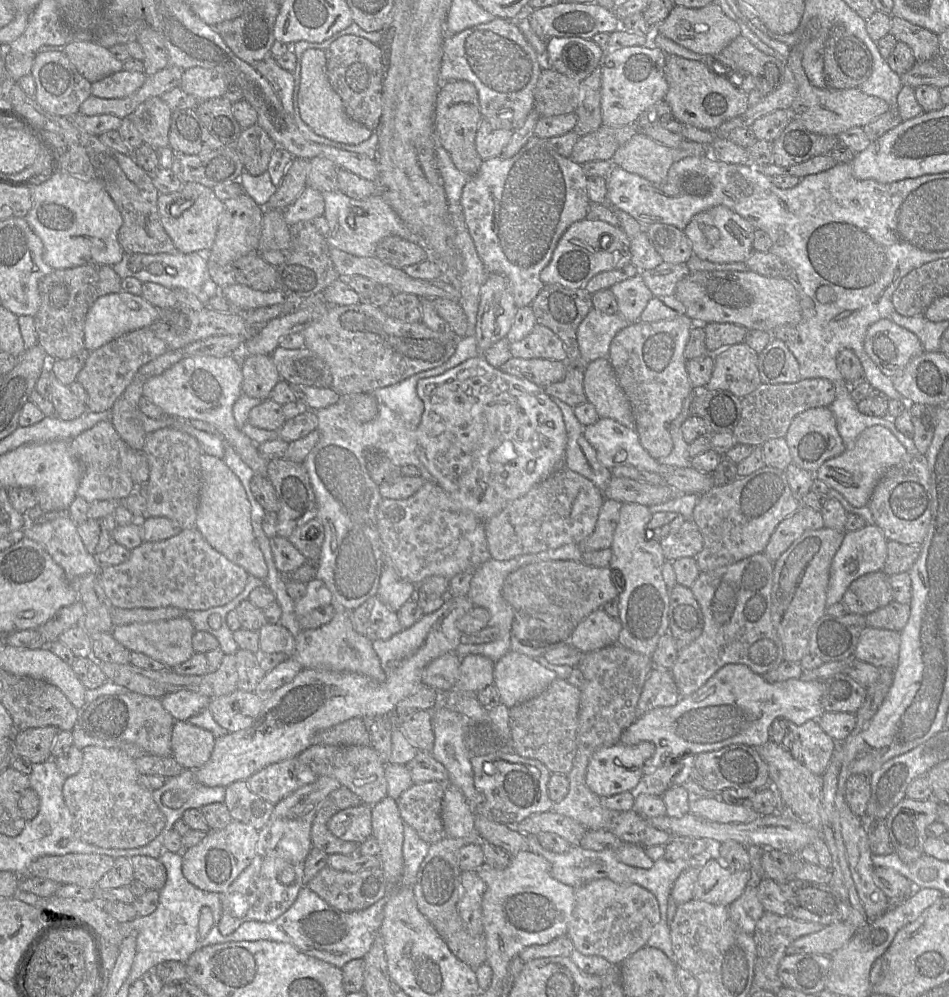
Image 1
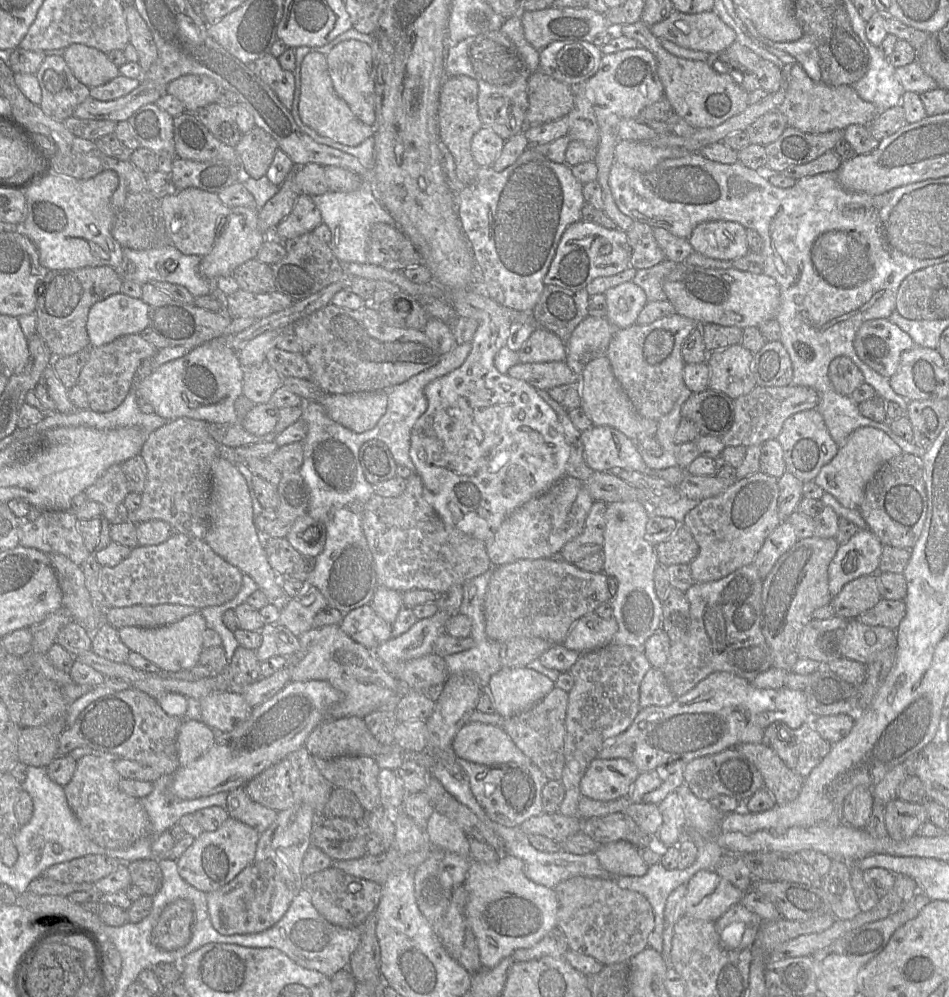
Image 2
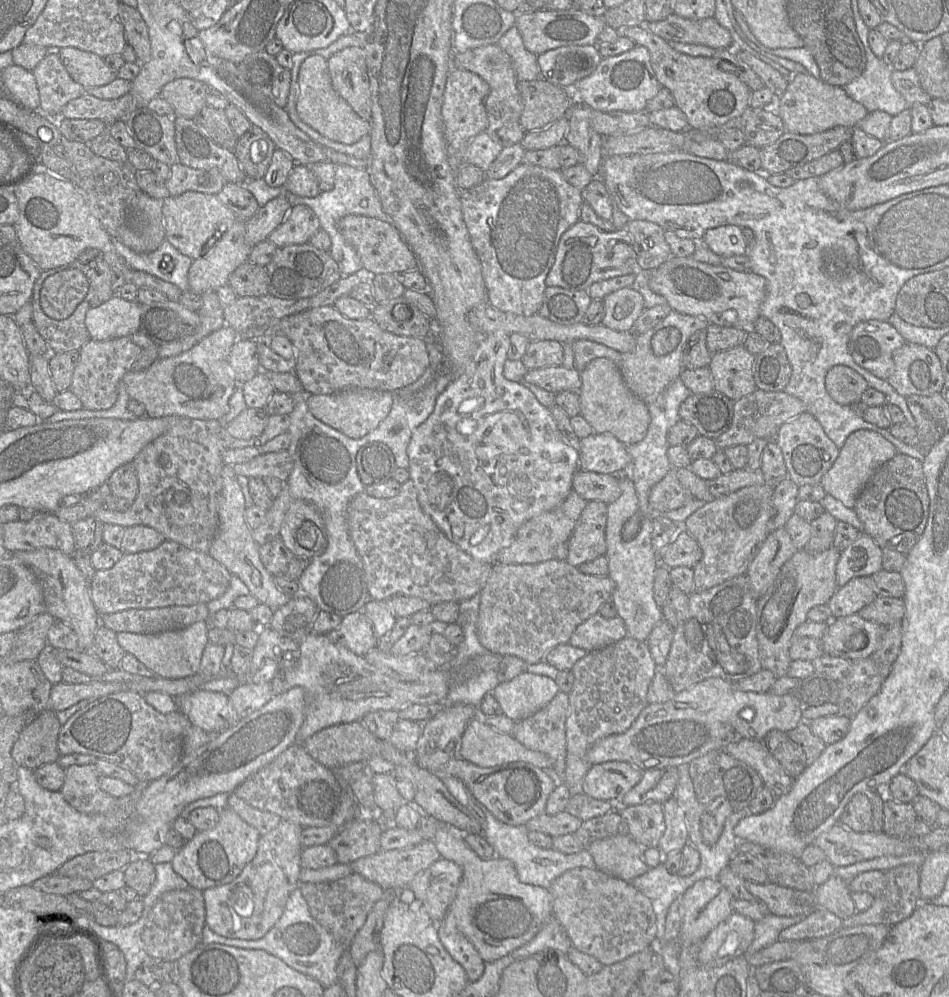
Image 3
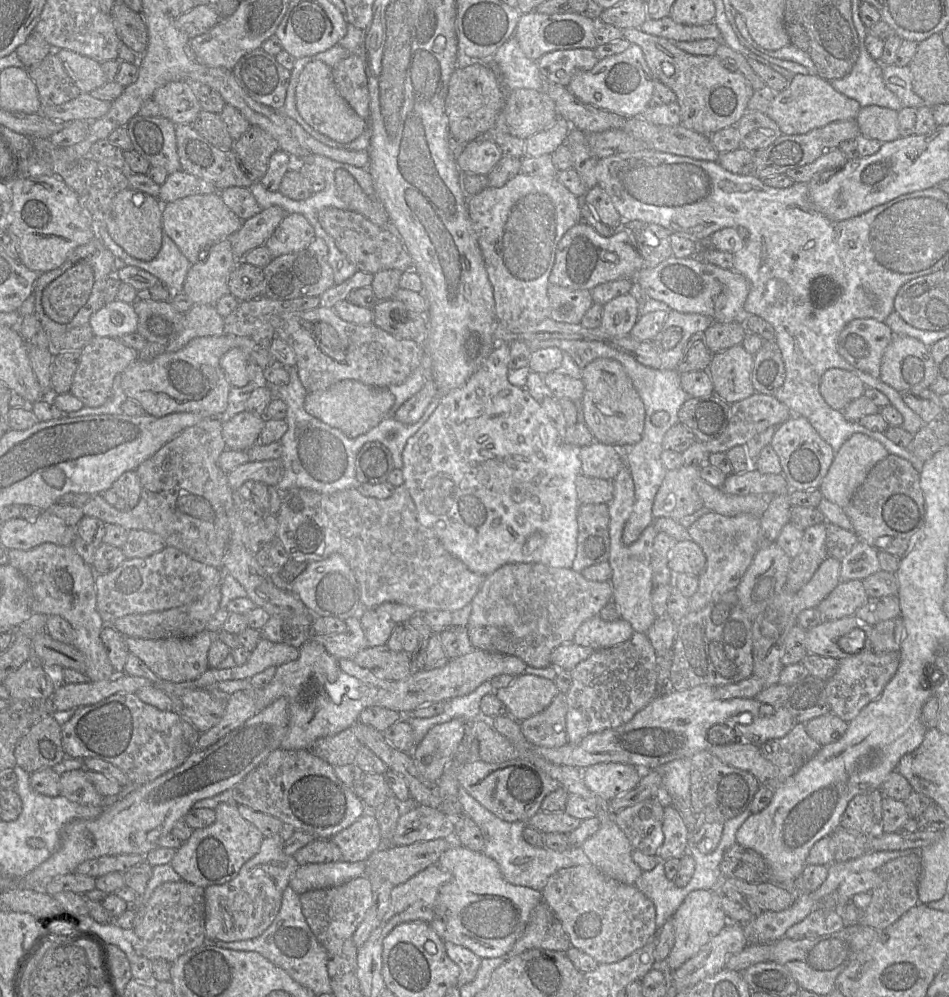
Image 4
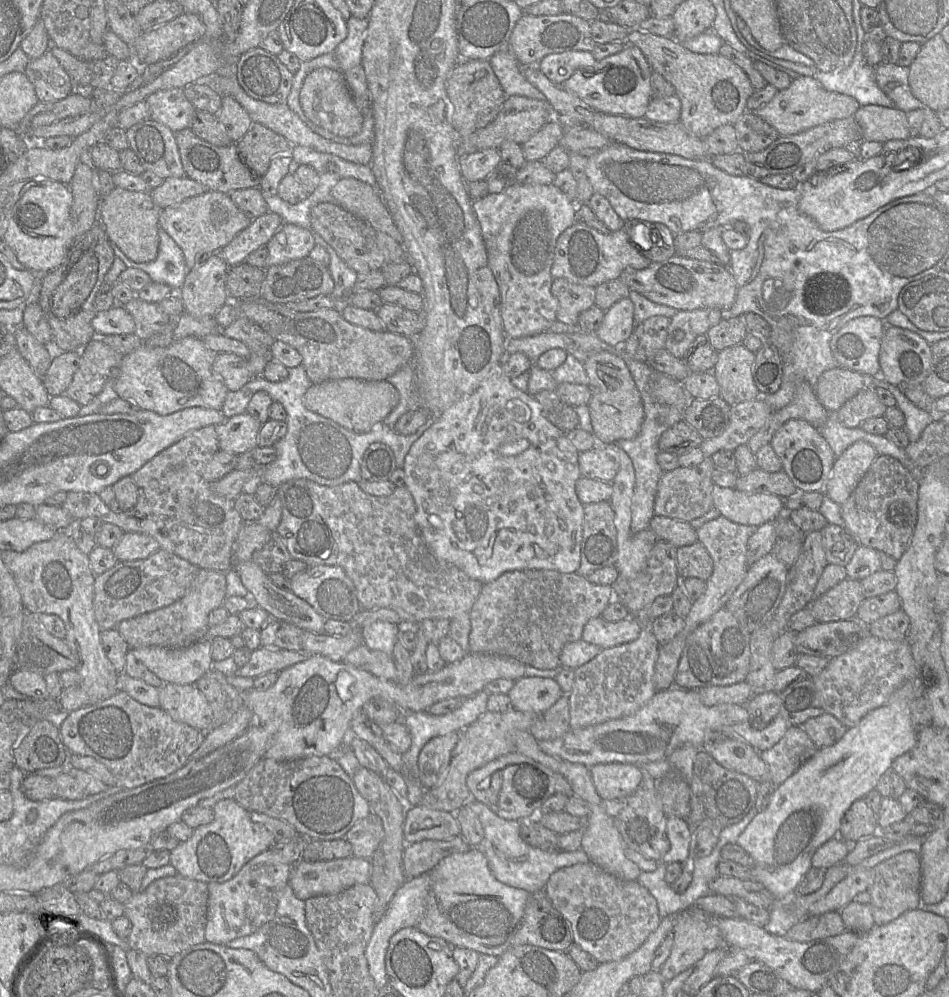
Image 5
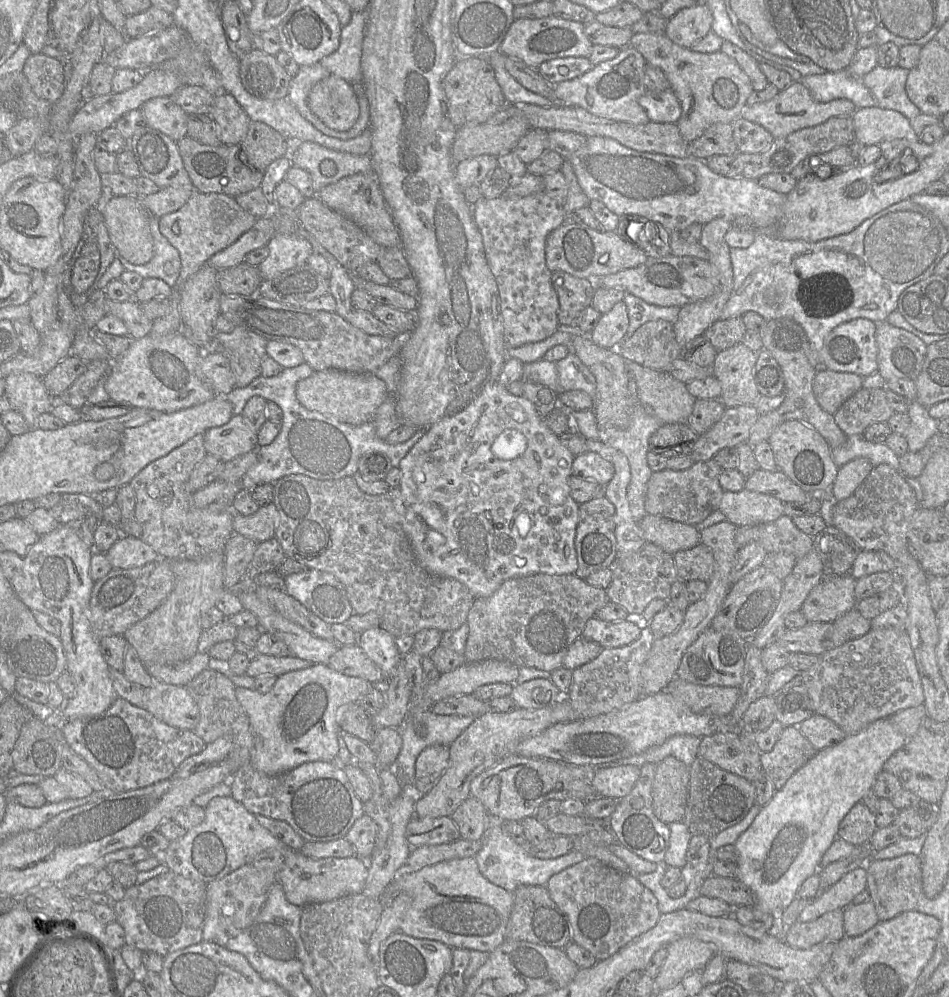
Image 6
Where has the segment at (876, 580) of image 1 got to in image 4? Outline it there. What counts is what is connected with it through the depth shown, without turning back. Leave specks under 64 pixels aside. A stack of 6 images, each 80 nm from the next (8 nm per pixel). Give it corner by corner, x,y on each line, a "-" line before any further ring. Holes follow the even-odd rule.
862,580
840,582
817,608
825,620
854,615
869,599

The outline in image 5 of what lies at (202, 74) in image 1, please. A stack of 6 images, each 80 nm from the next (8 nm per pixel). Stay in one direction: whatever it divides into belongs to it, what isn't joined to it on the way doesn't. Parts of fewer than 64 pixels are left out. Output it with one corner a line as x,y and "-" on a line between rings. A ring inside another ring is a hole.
184,88
159,90
146,98
151,119
167,126
174,133
190,128
197,111
184,94

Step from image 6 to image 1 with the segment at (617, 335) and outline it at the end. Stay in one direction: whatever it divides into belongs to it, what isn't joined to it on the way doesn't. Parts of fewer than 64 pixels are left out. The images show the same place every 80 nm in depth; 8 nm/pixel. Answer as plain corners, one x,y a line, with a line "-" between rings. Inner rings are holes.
639,273
614,284
611,291
618,303
618,313
630,322
639,321
649,300
654,296

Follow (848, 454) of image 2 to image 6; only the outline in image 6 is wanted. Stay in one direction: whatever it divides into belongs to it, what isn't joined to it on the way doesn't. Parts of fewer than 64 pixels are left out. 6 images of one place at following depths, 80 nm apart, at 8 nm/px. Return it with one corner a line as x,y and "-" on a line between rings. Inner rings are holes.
855,458
838,469
831,486
832,498
841,501
848,498
870,474
873,466
867,458

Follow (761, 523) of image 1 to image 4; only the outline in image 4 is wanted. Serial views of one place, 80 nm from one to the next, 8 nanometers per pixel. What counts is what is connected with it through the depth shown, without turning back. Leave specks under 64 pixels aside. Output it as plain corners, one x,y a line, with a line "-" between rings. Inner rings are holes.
713,511
701,516
688,528
690,538
700,545
707,558
705,570
698,576
698,589
689,598
690,611
701,610
724,593
737,588
759,550
760,529
761,518
759,517
751,514
727,517

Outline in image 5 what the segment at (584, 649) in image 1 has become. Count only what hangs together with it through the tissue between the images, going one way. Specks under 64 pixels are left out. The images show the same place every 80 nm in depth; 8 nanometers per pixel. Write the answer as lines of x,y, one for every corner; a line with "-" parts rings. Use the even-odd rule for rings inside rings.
634,616
616,622
596,617
586,623
581,639
602,649
612,648
634,641
639,636
642,625

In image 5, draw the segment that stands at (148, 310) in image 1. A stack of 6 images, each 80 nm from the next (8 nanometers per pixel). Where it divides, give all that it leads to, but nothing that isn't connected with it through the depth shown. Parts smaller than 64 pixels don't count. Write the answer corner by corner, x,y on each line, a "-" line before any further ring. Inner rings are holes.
115,304
109,310
96,313
92,319
96,337
107,335
132,334
135,332
133,317
124,305

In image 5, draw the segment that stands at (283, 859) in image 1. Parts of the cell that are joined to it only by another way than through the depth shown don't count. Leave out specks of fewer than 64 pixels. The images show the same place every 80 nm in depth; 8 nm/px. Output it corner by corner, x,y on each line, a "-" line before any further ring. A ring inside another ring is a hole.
270,849
246,863
230,880
208,885
208,907
205,941
227,945
230,941
248,936
270,921
275,913
282,890
288,885
292,865
278,863

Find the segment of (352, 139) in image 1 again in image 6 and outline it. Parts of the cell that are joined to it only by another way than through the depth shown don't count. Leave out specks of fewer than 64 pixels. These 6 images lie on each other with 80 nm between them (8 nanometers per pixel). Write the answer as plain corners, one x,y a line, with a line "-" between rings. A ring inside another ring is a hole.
331,74
313,86
308,95
308,106
329,128
347,131
360,114
358,88

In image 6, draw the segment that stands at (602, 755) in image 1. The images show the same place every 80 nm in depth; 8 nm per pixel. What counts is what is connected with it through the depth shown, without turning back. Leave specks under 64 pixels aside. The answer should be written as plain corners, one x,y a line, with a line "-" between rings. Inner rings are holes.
626,764
598,768
591,774
591,784
598,796
621,799
628,795
640,777
640,767

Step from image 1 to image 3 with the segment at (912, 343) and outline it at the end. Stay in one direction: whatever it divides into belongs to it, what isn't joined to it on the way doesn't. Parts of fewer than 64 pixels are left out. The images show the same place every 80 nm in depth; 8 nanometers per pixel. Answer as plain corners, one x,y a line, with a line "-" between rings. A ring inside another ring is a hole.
872,319
853,327
848,349
858,365
887,380
894,369
893,354
905,343
905,339
888,321

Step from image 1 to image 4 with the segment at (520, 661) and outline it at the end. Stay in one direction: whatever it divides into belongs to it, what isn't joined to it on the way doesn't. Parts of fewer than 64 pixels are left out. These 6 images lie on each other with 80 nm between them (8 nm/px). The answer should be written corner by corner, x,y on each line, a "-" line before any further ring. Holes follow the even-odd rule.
526,673
516,676
509,686
494,690
496,697
506,706
508,715
517,721
543,711
559,692
554,680

